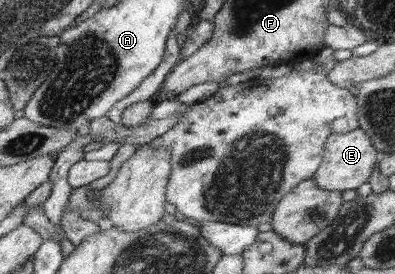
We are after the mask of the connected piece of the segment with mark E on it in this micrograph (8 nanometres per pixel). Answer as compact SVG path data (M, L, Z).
M360 127L346 134L332 134L325 142L324 160L320 168L314 173L314 183L322 190L338 191L342 193L347 190L356 190L364 183L368 183L373 175L374 164L376 164L376 146L372 138Z

